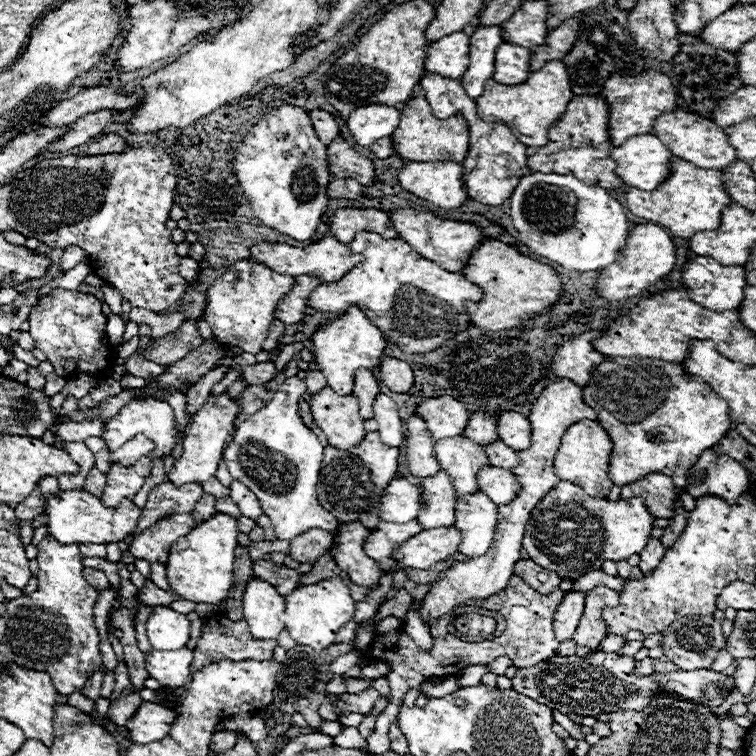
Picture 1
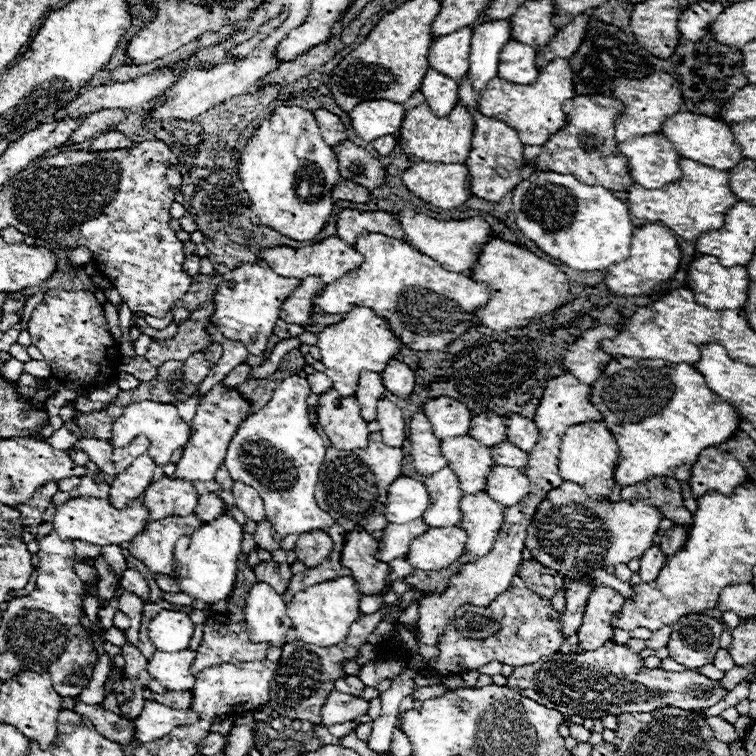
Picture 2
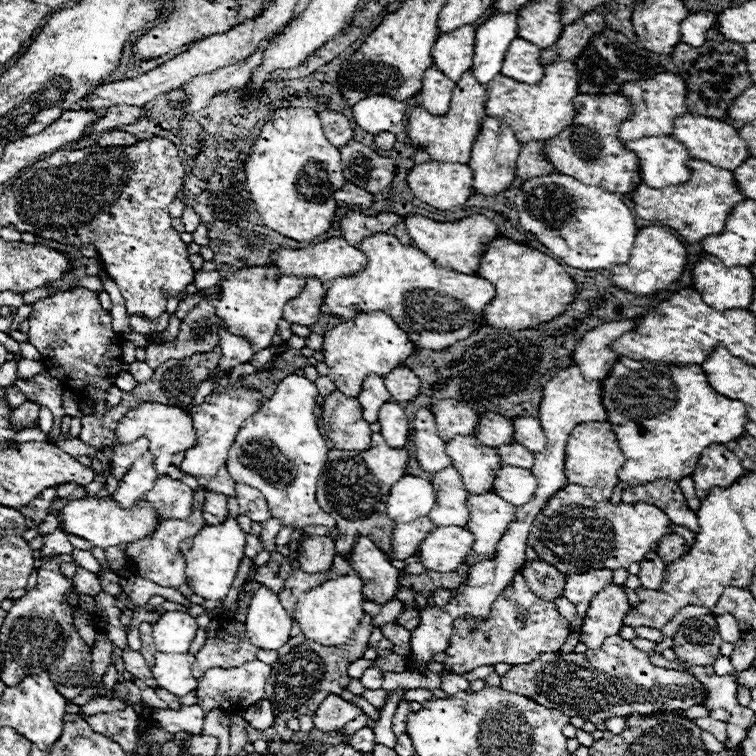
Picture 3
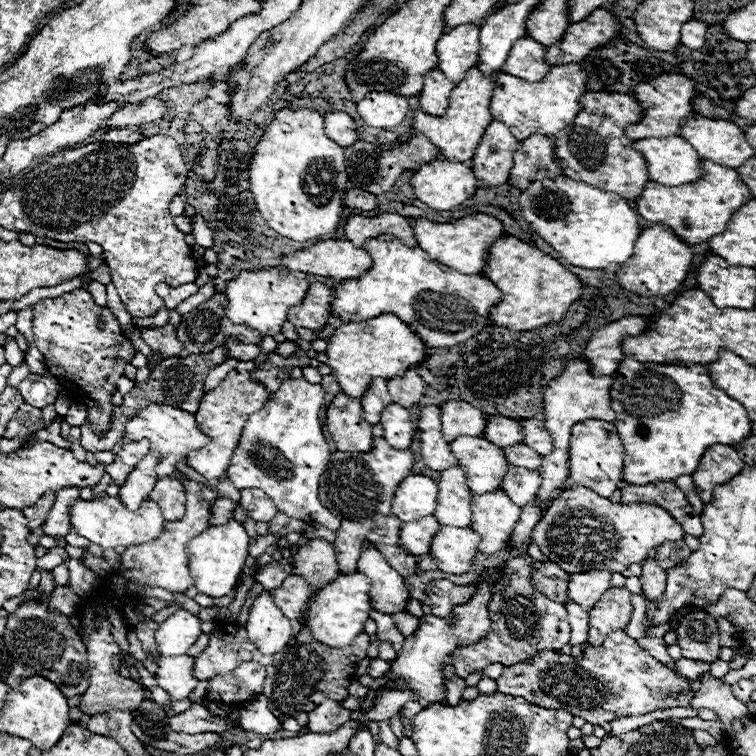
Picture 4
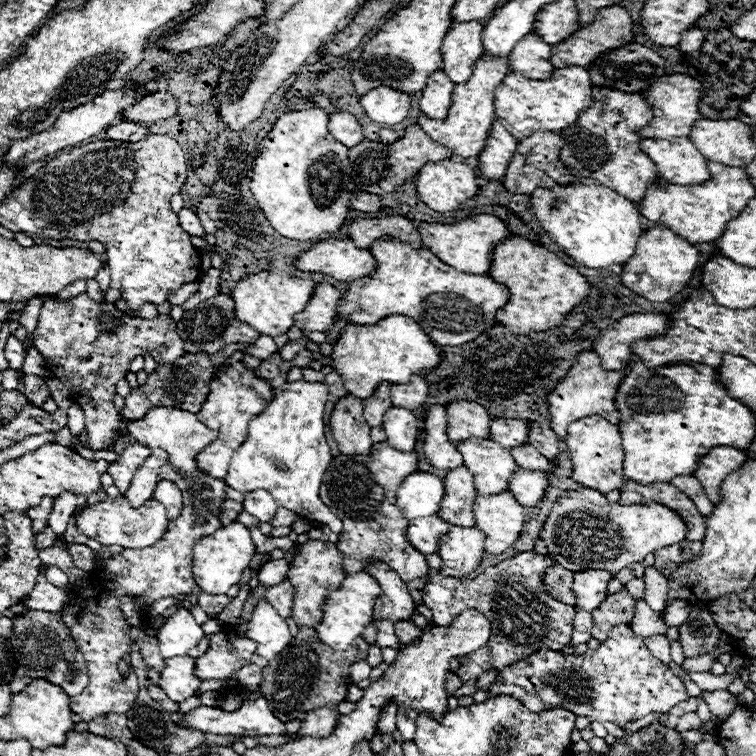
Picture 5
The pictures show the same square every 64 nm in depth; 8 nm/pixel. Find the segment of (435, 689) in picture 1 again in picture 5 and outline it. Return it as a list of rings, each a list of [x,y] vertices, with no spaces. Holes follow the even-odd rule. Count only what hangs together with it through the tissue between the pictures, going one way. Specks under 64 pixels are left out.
[[[390,704],[382,712],[382,720],[378,722],[378,728],[380,728],[380,734],[386,734],[386,732],[392,734],[396,730],[396,704]]]

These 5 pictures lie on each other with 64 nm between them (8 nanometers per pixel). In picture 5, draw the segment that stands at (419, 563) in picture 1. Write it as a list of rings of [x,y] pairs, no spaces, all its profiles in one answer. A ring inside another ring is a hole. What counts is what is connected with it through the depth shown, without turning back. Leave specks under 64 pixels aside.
[[[450,528],[442,538],[442,572],[454,578],[466,578],[472,574],[484,554],[486,534],[478,528]]]

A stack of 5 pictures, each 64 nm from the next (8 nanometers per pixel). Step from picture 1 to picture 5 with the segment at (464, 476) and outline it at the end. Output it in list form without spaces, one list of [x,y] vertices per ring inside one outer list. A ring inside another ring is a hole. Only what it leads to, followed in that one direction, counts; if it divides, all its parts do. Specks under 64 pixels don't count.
[[[466,440],[466,444],[458,444],[458,450],[462,452],[464,466],[474,474],[476,490],[482,496],[494,496],[502,490],[508,490],[510,476],[518,470],[518,464],[514,464],[510,450],[502,448],[500,444],[494,444],[492,440]]]

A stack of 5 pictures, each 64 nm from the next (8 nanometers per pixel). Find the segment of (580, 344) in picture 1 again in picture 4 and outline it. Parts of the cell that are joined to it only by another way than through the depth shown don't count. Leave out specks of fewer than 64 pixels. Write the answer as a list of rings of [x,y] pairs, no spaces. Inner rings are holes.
[[[626,316],[622,320],[616,320],[614,324],[608,324],[606,328],[600,328],[590,336],[586,348],[582,350],[582,356],[592,362],[592,372],[596,376],[612,374],[618,370],[620,362],[624,360],[622,342],[626,336],[638,336],[642,334],[652,322],[652,318],[646,316]]]

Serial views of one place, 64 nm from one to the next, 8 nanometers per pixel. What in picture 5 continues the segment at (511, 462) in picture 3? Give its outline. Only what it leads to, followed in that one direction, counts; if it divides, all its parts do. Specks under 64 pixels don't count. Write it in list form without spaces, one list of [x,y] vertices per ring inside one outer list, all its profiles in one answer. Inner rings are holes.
[[[526,446],[526,448],[512,448],[510,452],[512,452],[516,464],[522,466],[522,468],[526,468],[526,470],[552,472],[552,468],[554,468],[552,462],[546,456],[542,456],[536,448],[530,448],[530,446]]]

